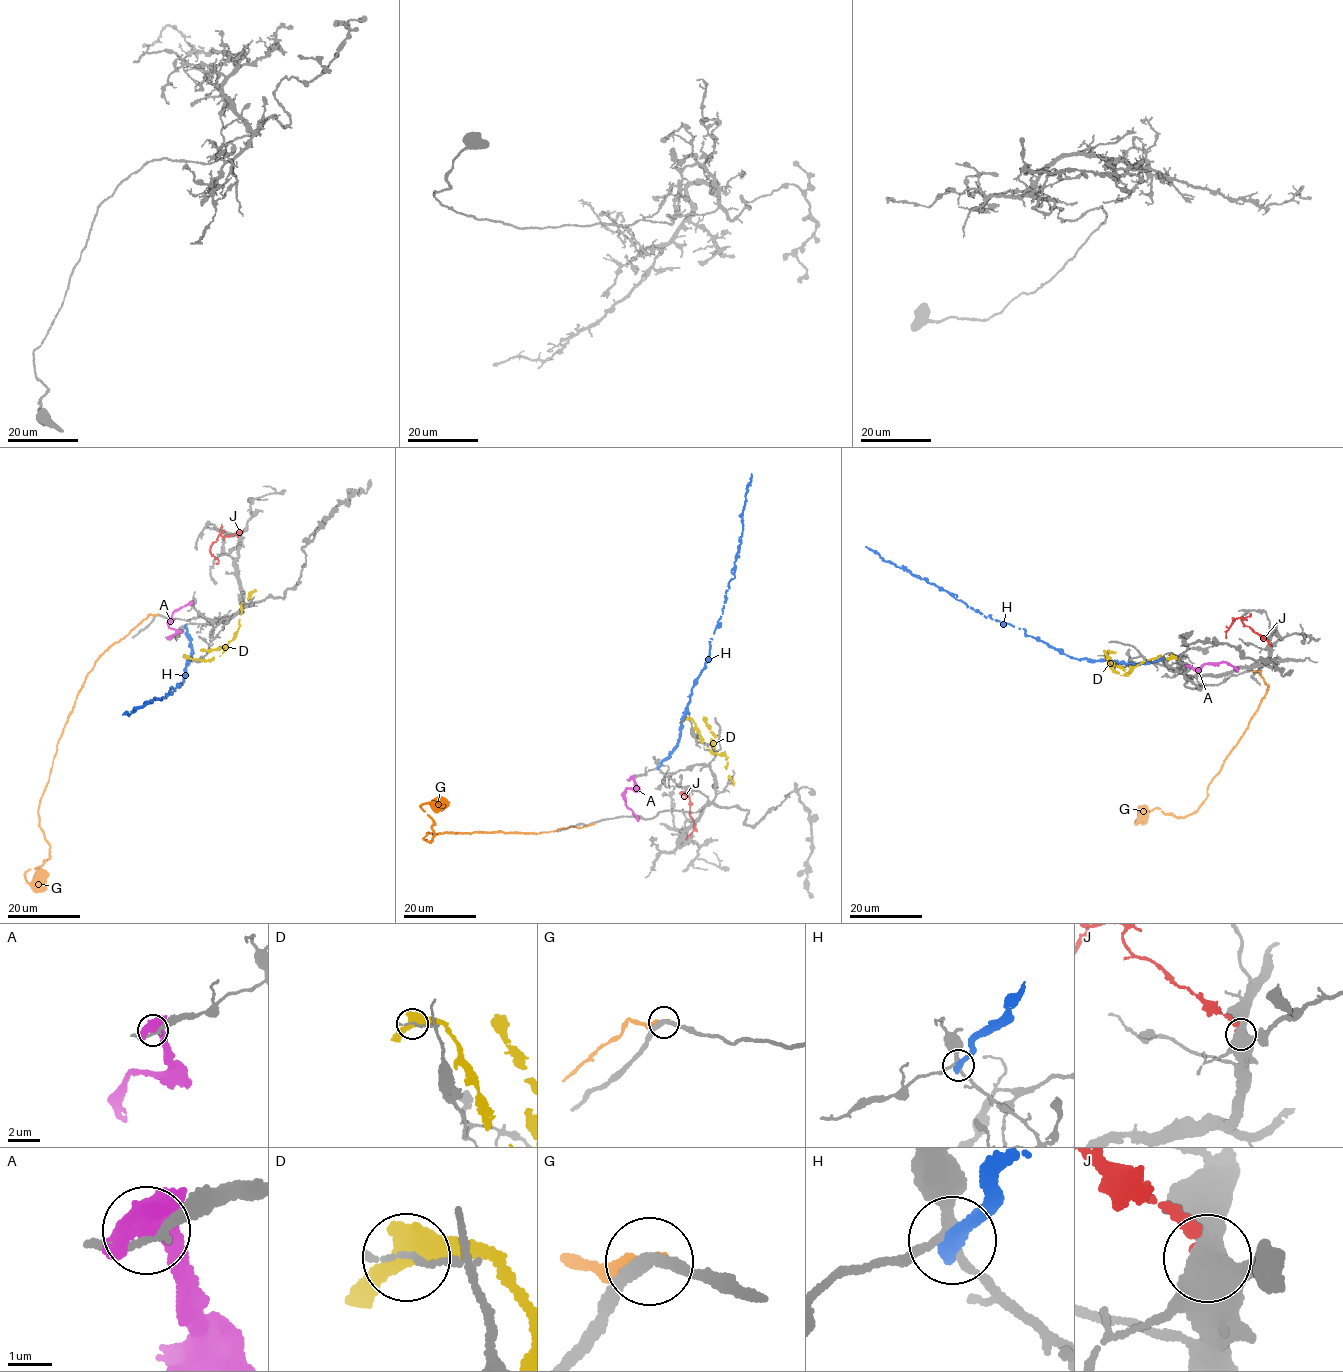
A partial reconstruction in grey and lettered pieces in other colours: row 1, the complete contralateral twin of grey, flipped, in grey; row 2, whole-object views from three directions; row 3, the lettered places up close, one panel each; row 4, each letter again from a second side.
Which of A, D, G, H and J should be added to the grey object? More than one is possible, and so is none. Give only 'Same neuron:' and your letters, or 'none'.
Same neuron: none

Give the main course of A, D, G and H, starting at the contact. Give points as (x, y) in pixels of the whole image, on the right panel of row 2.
A: (1188, 667), (1197, 669), (1207, 663), (1222, 662), (1238, 669)
D: (1109, 653), (1105, 655), (1111, 668), (1120, 675), (1160, 654), (1177, 658)
G: (1252, 671), (1261, 671), (1267, 691), (1199, 808), (1178, 817), (1157, 808), (1142, 815), (1142, 808)
H: (1176, 656), (1130, 664), (1070, 657), (1027, 635), (1023, 629), (985, 616), (925, 578), (884, 561), (865, 546)

